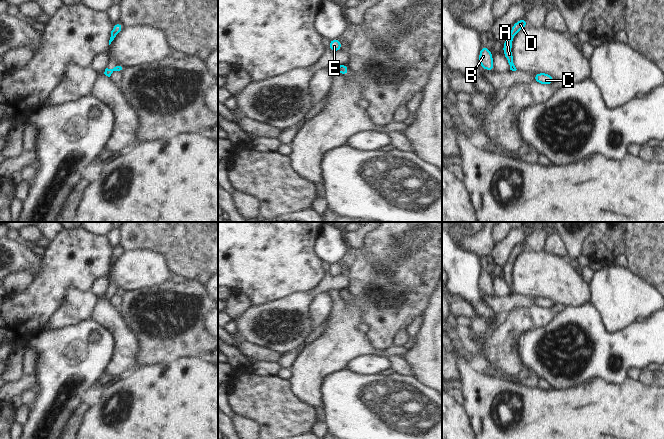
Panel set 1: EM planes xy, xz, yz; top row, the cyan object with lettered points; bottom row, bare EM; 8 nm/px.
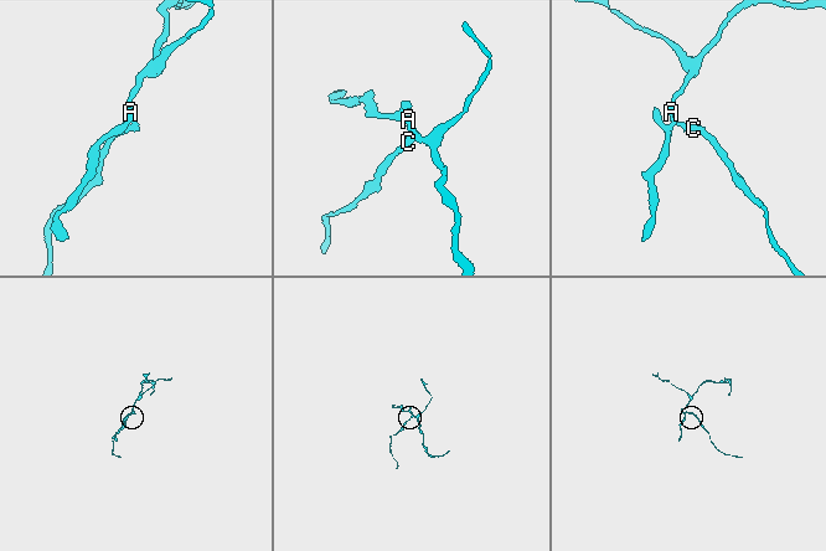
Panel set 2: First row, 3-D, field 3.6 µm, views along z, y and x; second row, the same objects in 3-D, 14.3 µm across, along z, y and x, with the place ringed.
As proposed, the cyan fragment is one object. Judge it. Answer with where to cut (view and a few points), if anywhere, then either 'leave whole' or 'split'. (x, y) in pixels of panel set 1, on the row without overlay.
cut xy (114, 290), (115, 294); split

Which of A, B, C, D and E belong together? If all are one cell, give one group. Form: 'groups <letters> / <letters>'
groups A C D / B E

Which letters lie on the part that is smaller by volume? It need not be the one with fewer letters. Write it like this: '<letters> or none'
B, E

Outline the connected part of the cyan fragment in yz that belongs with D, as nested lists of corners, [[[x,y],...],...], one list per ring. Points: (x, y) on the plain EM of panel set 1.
[[[526,241],[515,246],[511,252],[508,262],[503,267],[503,278],[510,289],[510,294],[512,295],[516,295],[516,291],[513,287],[513,280],[511,276],[512,266],[515,259],[527,249],[528,249],[528,245]]]

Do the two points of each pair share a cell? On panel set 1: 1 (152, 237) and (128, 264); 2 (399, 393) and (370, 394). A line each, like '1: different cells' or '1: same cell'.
1: different cells
2: same cell

